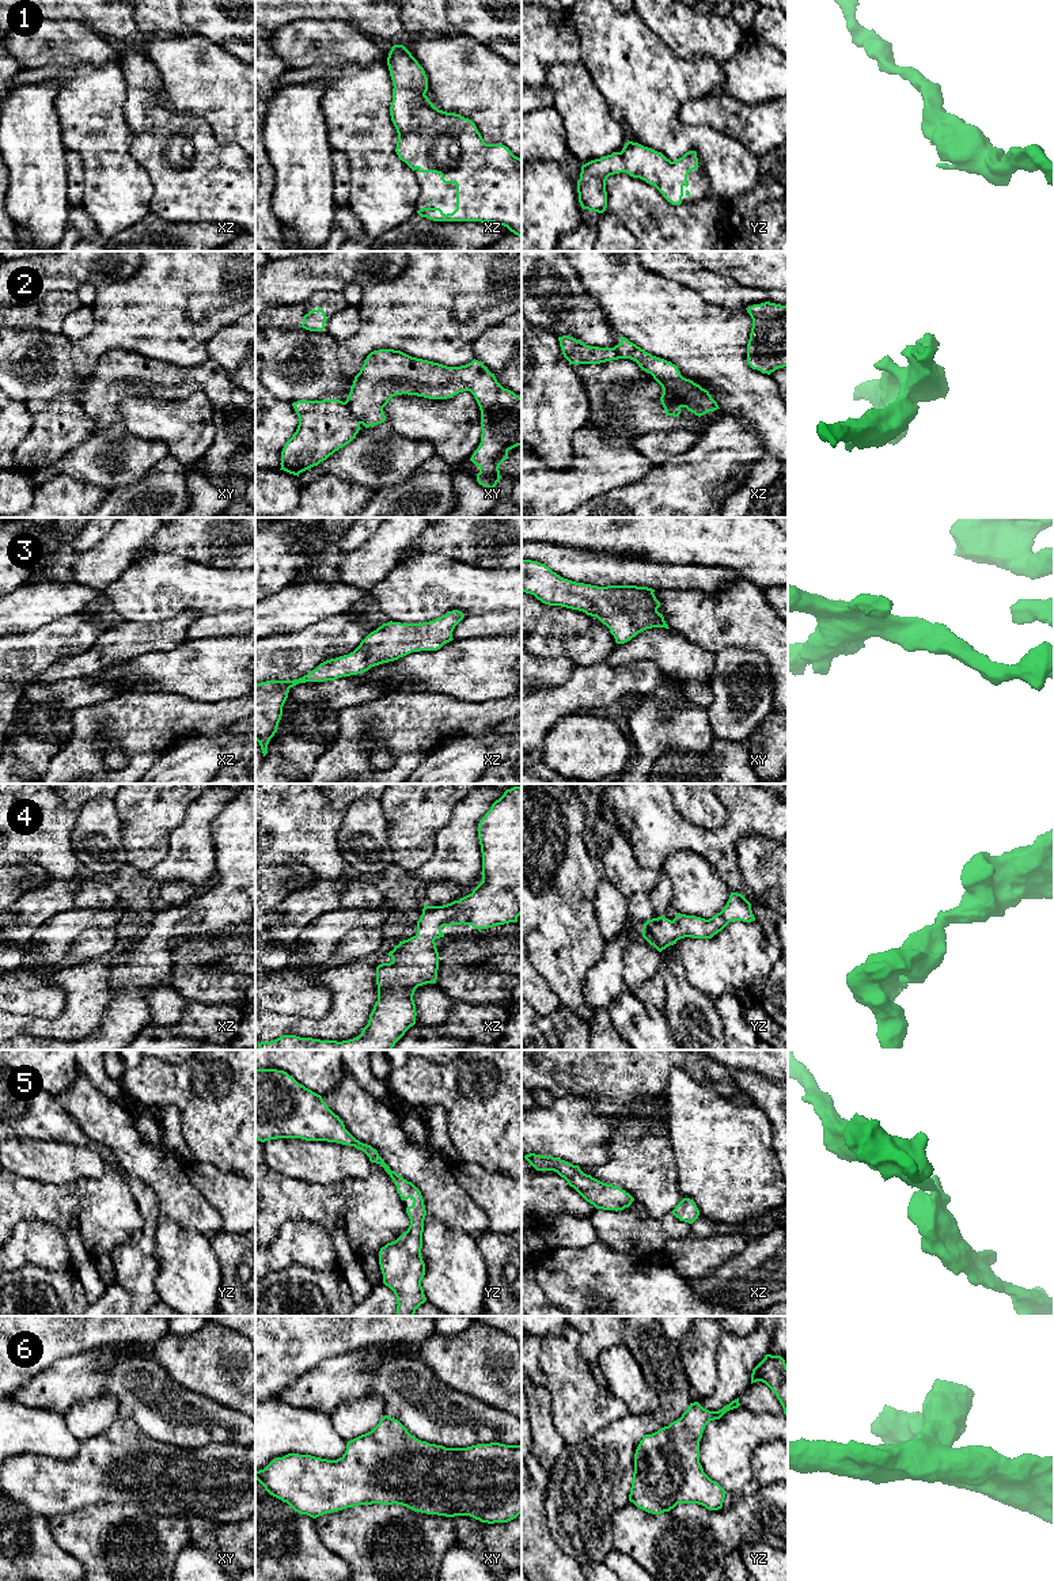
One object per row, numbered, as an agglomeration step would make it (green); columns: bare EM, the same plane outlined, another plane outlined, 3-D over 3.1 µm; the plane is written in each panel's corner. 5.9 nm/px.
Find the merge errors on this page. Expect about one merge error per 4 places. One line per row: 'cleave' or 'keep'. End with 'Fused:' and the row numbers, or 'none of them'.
1: keep
2: cleave
3: keep
4: keep
5: keep
6: keep
Fused: 2

